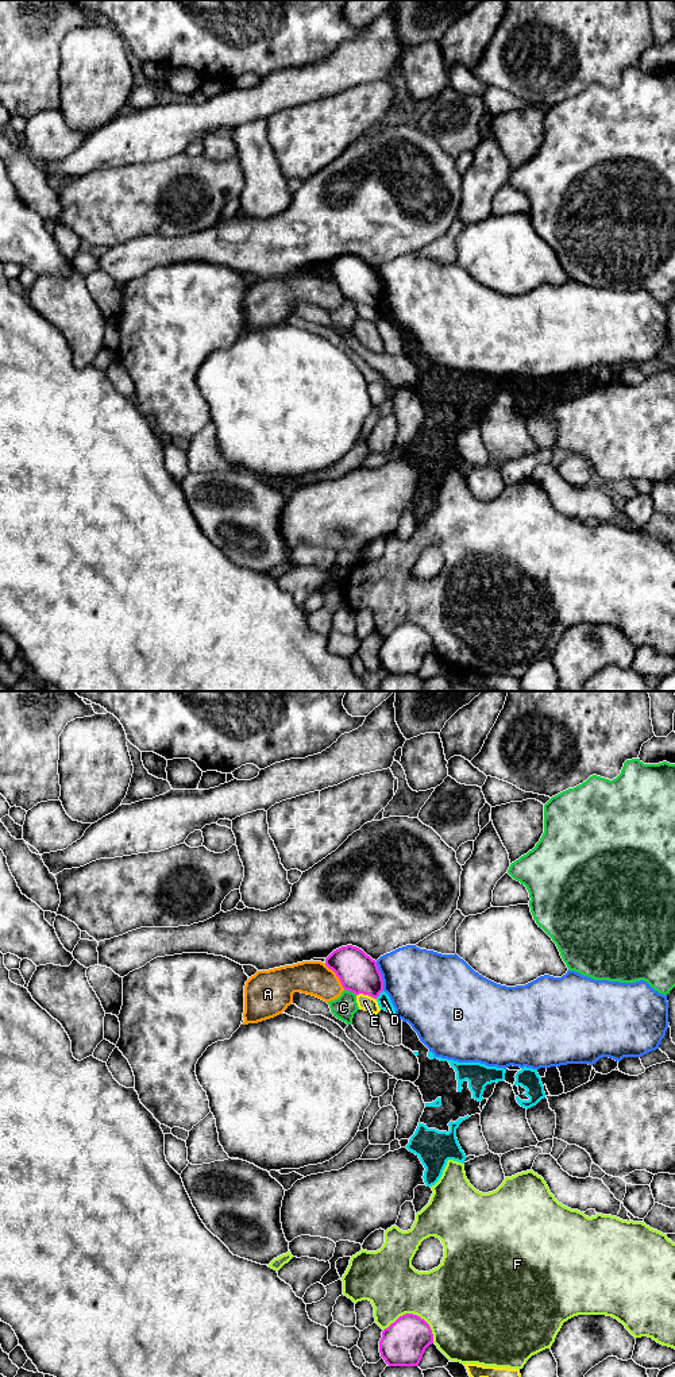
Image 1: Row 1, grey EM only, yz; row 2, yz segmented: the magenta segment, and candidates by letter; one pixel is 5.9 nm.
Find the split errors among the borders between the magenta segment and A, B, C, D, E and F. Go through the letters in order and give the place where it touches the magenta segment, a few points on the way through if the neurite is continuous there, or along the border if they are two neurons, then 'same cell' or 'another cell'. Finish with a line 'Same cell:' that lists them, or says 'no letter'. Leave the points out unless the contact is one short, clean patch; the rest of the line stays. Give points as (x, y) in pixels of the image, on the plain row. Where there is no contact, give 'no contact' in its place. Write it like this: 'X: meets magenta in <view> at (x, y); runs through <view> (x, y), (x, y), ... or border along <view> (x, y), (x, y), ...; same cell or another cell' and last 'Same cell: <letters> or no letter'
A: meets magenta in yz at (336, 284); another cell
B: meets magenta in yz at (381, 285); another cell
C: meets magenta in yz at (350, 299); another cell
D: meets magenta in yz at (380, 301); border along yz (382, 299), (375, 307); another cell
E: meets magenta in yz at (366, 303); another cell
F: meets magenta in yz at (415, 624); another cell
Same cell: no letter

